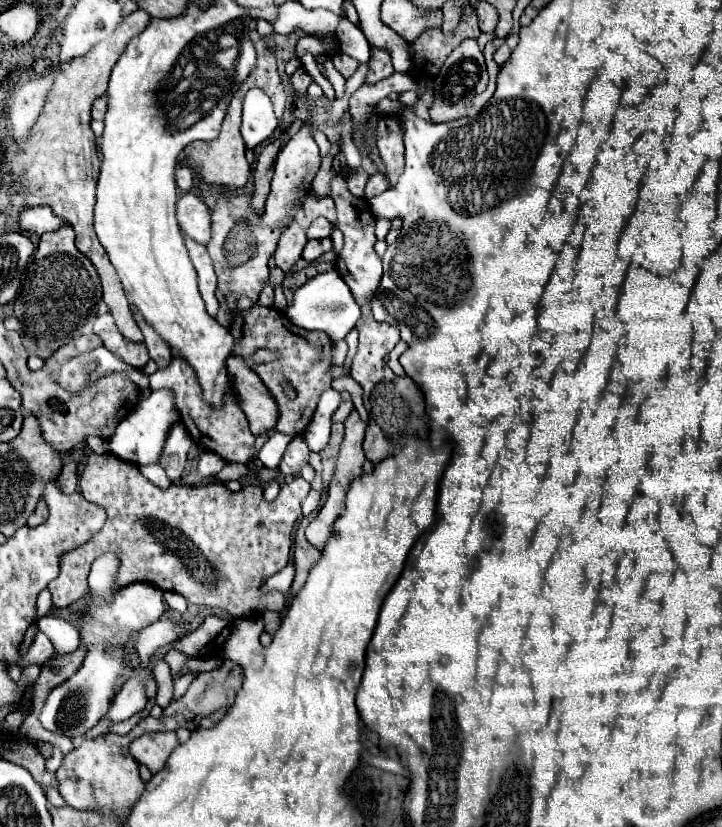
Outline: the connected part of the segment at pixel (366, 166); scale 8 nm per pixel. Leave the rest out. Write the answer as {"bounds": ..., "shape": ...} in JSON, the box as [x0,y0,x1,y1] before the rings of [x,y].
{"bounds":[345,156,378,198],"shape":[[[362,156],[362,168],[360,168],[360,170],[349,169],[345,177],[350,192],[356,197],[363,198],[366,180],[368,180],[374,172],[378,172],[378,170],[376,170],[376,166],[372,164],[372,160],[370,160],[368,156]]]}

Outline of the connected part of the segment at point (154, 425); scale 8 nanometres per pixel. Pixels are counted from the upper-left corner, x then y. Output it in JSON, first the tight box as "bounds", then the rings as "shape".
{"bounds":[108,390,180,466],"shape":[[[152,390],[150,396],[146,400],[142,400],[136,406],[136,410],[118,424],[116,434],[108,440],[108,450],[110,450],[110,454],[114,454],[126,462],[138,464],[138,466],[156,464],[162,454],[168,430],[172,428],[172,422],[180,422],[180,414],[176,410],[176,402],[174,402],[172,394],[168,394],[168,390]]]}

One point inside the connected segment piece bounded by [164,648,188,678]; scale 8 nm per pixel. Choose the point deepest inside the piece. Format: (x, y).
(175, 659)

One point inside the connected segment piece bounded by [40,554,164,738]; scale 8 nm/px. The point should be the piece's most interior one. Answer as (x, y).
(114, 614)

